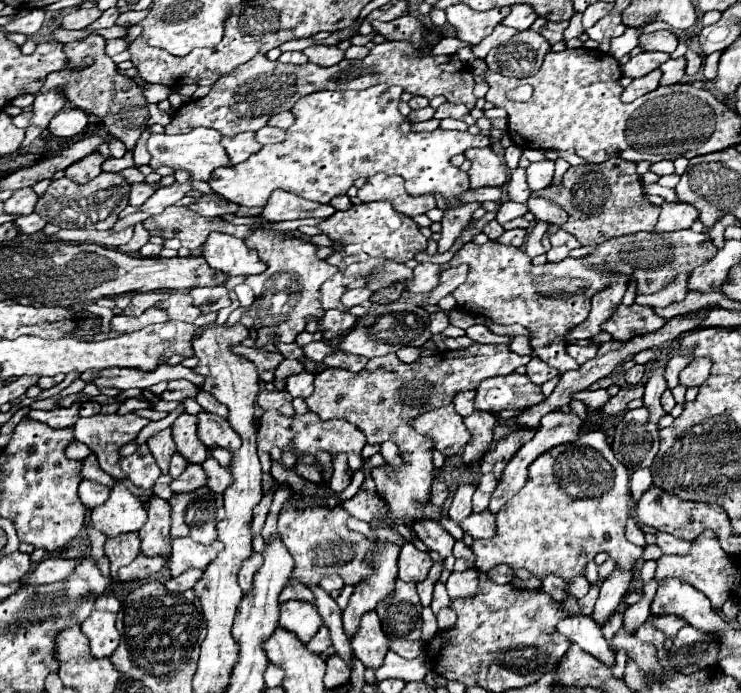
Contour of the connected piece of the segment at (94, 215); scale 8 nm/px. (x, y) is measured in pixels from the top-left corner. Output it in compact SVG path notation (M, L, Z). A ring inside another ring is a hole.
M102 173L86 185L78 185L66 177L52 181L44 197L38 199L36 209L48 223L56 223L62 229L112 229L118 221L118 213L128 205L128 191L130 185L126 183L122 173Z

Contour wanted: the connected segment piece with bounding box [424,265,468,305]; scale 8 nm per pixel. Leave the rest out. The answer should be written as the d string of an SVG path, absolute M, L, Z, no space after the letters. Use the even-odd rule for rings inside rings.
M458 265L458 267L450 267L450 269L442 271L440 285L432 291L430 299L424 301L424 303L436 305L442 297L446 297L448 293L452 293L456 287L460 287L464 283L464 277L468 277L468 265Z

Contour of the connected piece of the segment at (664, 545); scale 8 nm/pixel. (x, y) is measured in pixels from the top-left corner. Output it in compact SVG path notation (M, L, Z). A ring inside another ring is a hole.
M656 533L656 545L662 549L662 553L670 555L684 555L688 549L692 549L690 541L680 541L678 537L672 537L668 533Z

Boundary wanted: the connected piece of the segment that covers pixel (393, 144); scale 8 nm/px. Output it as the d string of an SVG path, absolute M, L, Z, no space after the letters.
M374 85L364 91L318 91L306 97L300 97L296 105L292 107L292 115L296 117L294 123L286 131L286 139L274 145L264 145L258 153L248 157L244 163L238 163L234 167L220 167L212 173L208 185L214 193L222 195L226 201L234 201L238 205L246 207L264 207L270 193L274 189L284 189L290 193L296 193L304 199L318 201L318 203L330 203L336 195L346 195L346 191L354 185L358 177L372 177L376 173L386 175L402 175L406 181L406 191L410 195L442 195L446 209L462 207L464 201L460 199L470 187L468 187L468 175L454 167L450 159L456 153L464 153L468 149L484 148L492 145L490 137L486 135L471 135L468 131L444 131L436 129L432 133L412 133L412 123L400 115L398 105L404 89L396 85Z

